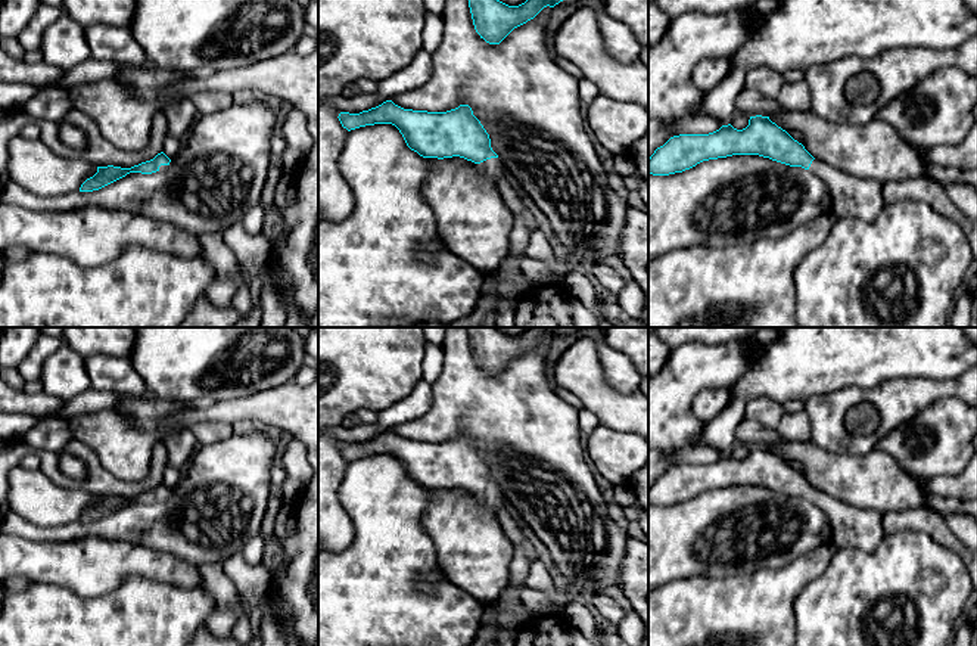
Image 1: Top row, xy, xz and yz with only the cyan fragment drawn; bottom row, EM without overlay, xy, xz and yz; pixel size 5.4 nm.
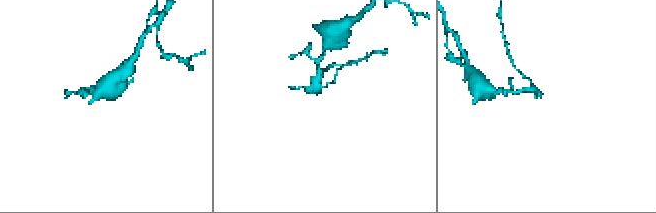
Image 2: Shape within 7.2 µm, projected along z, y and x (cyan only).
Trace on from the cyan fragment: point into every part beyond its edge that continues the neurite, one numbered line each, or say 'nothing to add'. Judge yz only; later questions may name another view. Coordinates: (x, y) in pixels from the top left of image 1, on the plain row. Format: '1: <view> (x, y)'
1: yz (852, 527)

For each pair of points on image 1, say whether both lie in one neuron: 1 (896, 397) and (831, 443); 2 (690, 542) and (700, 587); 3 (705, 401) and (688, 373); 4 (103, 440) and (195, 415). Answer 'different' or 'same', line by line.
1: same
2: different
3: different
4: same

